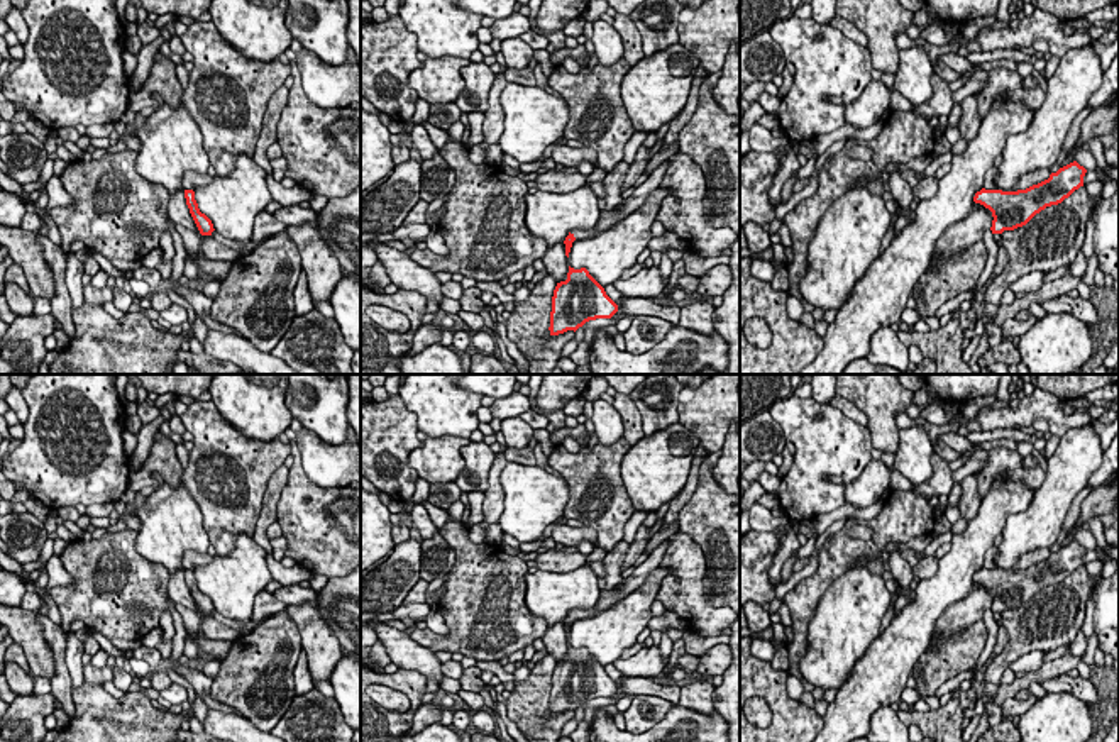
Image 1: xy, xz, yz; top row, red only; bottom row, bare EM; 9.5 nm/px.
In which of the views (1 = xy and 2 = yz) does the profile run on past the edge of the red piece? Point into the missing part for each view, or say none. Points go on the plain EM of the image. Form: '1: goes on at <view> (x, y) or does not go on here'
1: does not go on here
2: does not go on here

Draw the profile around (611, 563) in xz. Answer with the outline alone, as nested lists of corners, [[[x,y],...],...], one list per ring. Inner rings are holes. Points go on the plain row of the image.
[[[618,542],[603,559],[604,568],[604,581],[606,586],[601,590],[599,598],[604,596],[611,588],[615,588],[618,583],[621,583],[621,564],[625,561],[625,556],[628,552],[630,544],[628,542]]]

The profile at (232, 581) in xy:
[[[239,534],[227,556],[213,556],[205,566],[195,566],[195,579],[213,608],[225,618],[249,622],[254,600],[273,579],[266,562],[266,549],[252,537]]]

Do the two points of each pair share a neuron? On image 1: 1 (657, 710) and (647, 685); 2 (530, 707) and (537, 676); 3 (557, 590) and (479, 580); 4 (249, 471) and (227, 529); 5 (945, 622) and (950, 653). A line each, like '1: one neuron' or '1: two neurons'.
1: two neurons
2: one neuron
3: two neurons
4: one neuron
5: two neurons

